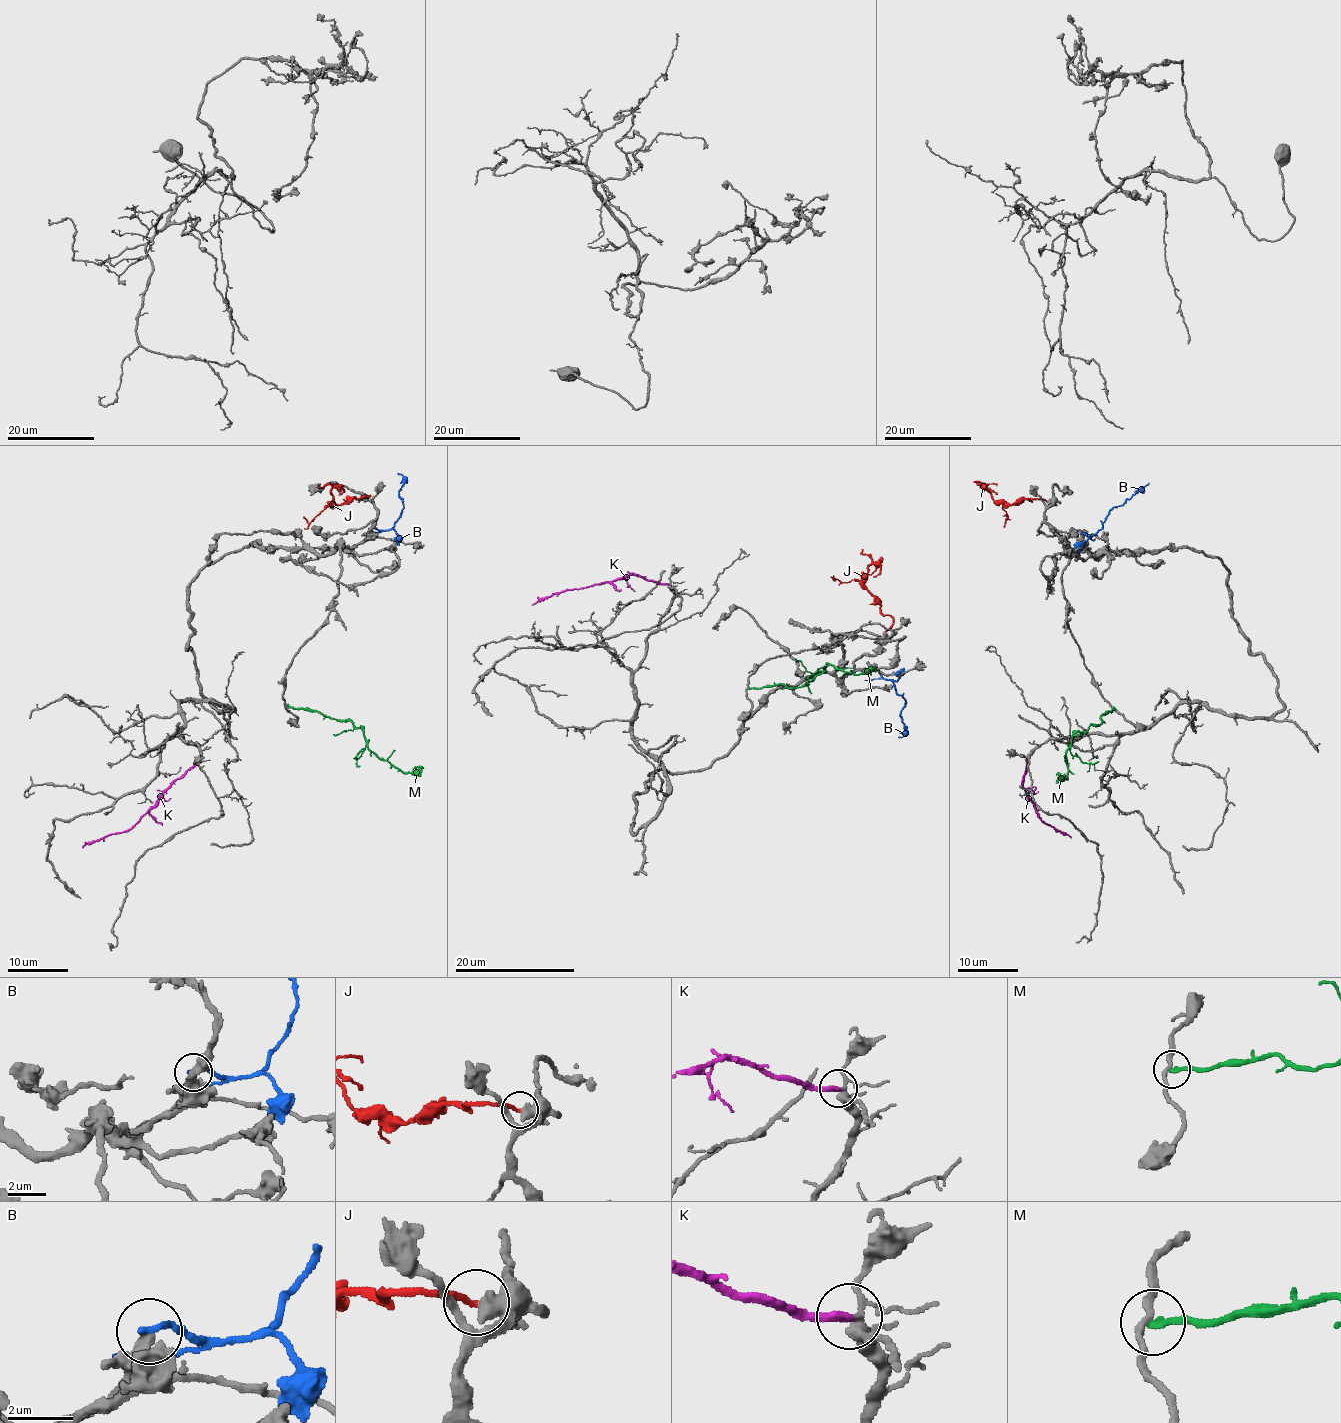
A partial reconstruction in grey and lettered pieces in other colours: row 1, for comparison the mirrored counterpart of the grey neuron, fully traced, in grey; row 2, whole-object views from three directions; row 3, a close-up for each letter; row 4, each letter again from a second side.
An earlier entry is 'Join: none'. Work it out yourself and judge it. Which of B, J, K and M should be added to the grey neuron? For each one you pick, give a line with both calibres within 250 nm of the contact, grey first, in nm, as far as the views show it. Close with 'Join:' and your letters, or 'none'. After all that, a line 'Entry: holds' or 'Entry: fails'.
K: calibres 280 and 280 nm
Join: K
Entry: fails

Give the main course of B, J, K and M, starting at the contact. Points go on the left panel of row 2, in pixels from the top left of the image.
B: (370, 529), (388, 530), (397, 520), (404, 502), (399, 495), (405, 479), (397, 473)
J: (364, 498), (369, 495), (336, 504), (332, 502), (333, 487), (342, 489), (338, 494)
K: (194, 764), (134, 825), (82, 847)
M: (287, 705), (349, 720), (356, 728), (362, 728), (368, 748), (404, 772), (417, 772), (421, 767)

